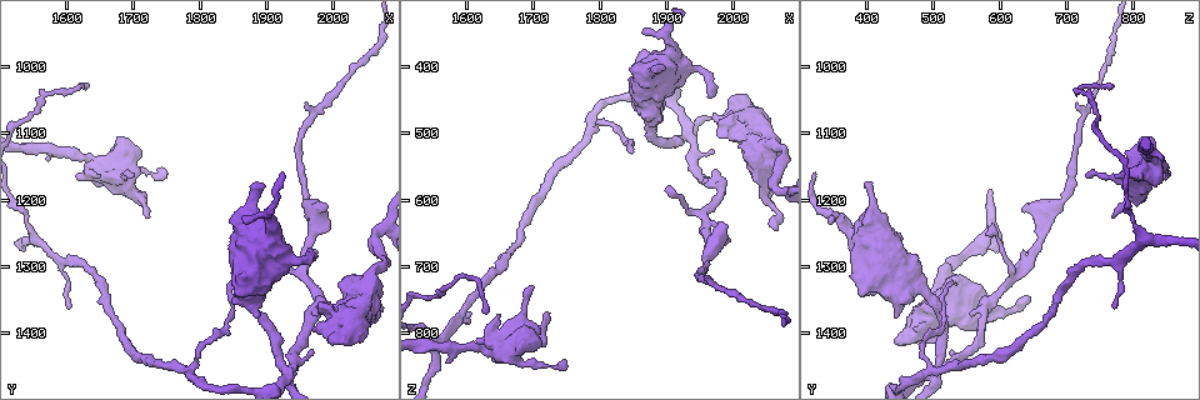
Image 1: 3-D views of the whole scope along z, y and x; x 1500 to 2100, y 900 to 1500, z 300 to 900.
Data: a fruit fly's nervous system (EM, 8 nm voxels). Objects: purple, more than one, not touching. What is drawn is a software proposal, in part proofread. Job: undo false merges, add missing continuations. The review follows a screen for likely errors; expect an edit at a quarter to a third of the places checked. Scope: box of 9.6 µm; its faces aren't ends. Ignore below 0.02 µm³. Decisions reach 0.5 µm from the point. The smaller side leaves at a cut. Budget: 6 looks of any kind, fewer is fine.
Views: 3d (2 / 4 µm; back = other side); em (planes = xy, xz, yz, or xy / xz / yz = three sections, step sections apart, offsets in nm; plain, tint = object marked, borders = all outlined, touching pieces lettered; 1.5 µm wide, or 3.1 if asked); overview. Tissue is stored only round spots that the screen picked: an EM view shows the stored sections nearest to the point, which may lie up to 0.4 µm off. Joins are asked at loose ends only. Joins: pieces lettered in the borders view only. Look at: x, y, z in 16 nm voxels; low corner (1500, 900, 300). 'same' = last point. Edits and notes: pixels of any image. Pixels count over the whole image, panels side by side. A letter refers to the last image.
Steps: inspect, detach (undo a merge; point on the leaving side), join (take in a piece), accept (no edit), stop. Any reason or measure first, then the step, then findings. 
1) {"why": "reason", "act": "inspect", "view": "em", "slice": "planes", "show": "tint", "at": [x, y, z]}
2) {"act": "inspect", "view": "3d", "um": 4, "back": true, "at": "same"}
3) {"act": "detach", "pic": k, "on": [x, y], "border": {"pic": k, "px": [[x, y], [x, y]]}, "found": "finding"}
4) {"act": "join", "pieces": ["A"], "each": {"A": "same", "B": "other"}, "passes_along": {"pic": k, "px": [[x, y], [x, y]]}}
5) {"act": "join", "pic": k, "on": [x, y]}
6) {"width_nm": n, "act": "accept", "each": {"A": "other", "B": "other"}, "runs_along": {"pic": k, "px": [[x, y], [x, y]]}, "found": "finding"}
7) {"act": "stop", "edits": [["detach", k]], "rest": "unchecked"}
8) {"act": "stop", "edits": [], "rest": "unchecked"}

{"act": "inspect", "view": "em", "slice": "xy", "step": 8, "show": "tint", "at": [1635, 1025, 770]}

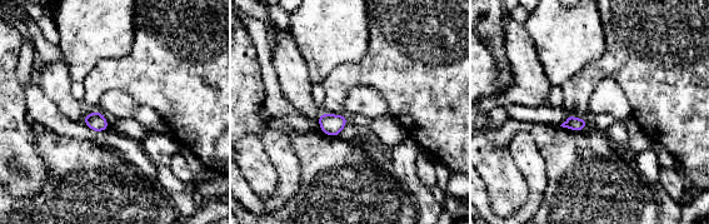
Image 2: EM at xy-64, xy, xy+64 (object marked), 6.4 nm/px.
{"act": "inspect", "view": "em", "slice": "planes", "show": "borders", "at": "same"}

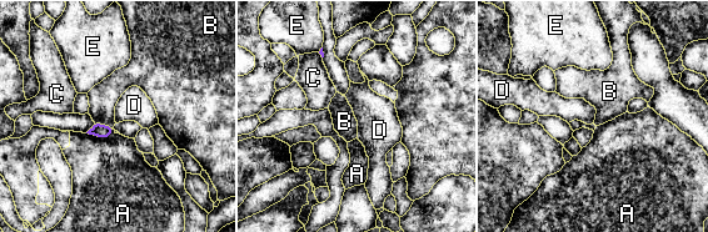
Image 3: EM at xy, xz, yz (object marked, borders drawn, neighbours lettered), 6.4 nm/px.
{"longest_contact_nm": ["A", 190], "act": "accept", "each": {"A": "other", "B": "other", "C": "other", "D": "other", "E": "other"}, "border": {"pic": 3, "px": [[94, 121], [113, 127]]}, "found": "no lettered piece goes on from it"}

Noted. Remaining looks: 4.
{"why": "free end", "act": "inspect", "view": "em", "slice": "xy", "step": 4, "show": "borders", "at": [2065, 1345, 640]}

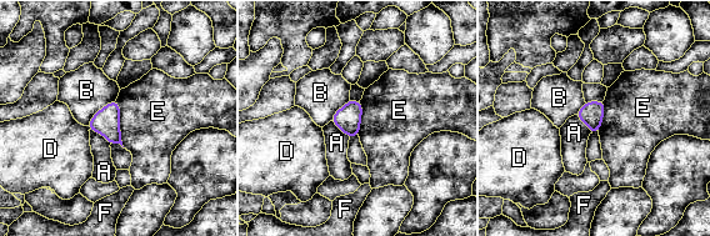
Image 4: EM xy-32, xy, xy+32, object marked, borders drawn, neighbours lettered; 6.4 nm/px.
{"why": "another direction", "act": "inspect", "view": "em", "slice": "planes", "show": "borders", "at": "same"}

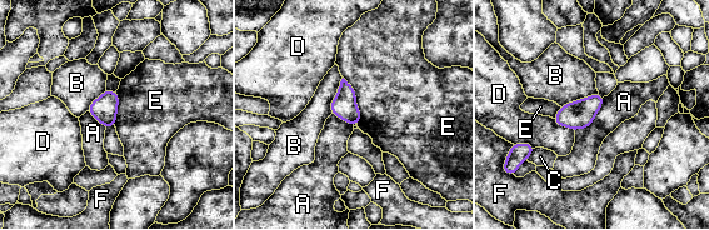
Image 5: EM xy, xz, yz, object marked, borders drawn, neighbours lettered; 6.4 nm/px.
{"width_nm": 160, "act": "accept", "each": {"A": "other", "B": "other", "C": "other", "D": "other", "E": "other", "F": "other"}, "border": {"pic": 5, "px": [[343, 76], [355, 94], [358, 124]]}, "found": "no lettered piece goes on from it"}

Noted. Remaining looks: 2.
{"act": "stop", "edits": [], "rest": "unchecked"}

